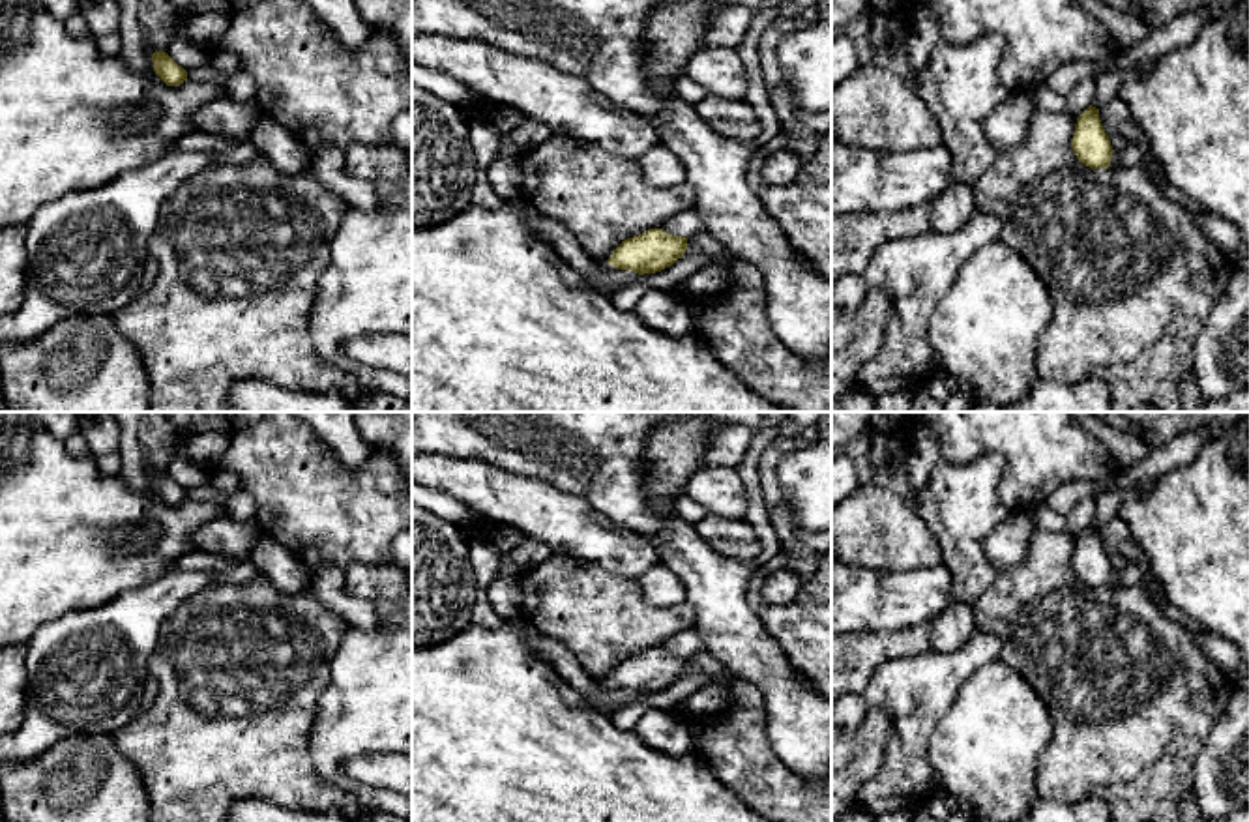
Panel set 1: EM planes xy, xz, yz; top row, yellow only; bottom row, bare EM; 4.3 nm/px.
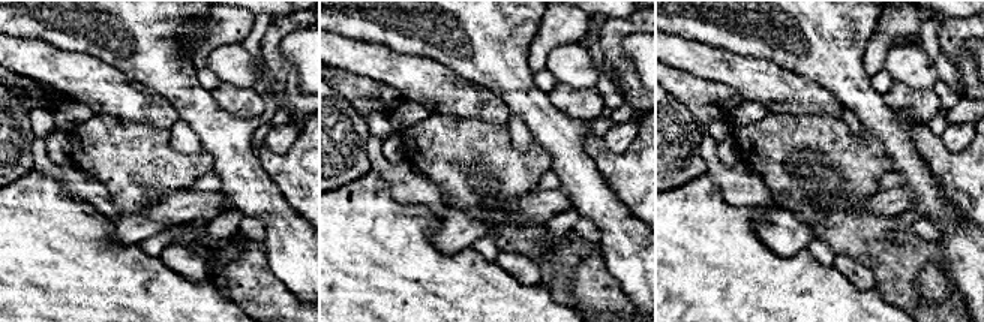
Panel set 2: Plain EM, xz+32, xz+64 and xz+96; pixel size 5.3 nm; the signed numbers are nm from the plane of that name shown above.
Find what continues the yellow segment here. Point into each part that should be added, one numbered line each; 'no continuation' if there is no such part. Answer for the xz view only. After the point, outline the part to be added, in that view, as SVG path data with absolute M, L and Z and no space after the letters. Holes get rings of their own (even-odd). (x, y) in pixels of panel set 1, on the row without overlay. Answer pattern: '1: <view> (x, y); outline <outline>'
1: xz (609, 699); outline M609 682L603 683L603 689L595 695L582 695L584 702L603 713L610 713L635 698L639 698L639 693L629 691L629 689L618 689L612 687Z

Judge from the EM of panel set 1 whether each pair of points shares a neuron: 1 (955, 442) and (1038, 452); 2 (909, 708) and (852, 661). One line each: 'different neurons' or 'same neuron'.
1: same neuron
2: different neurons

